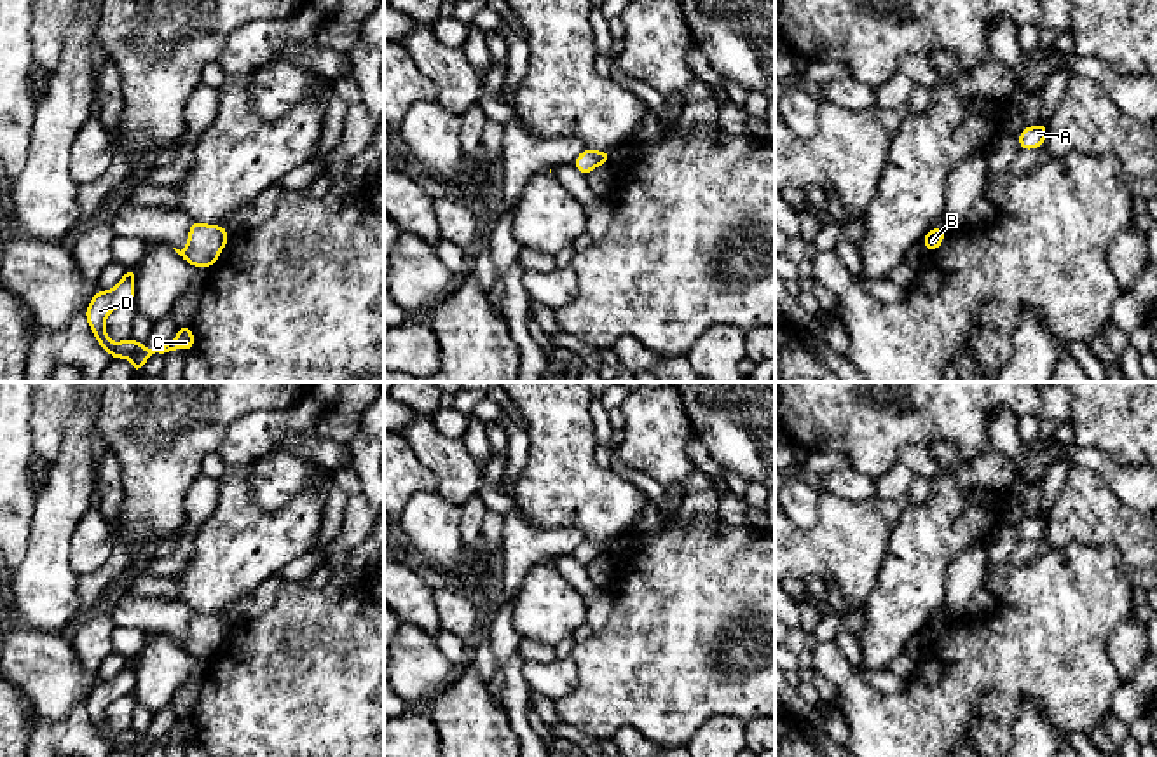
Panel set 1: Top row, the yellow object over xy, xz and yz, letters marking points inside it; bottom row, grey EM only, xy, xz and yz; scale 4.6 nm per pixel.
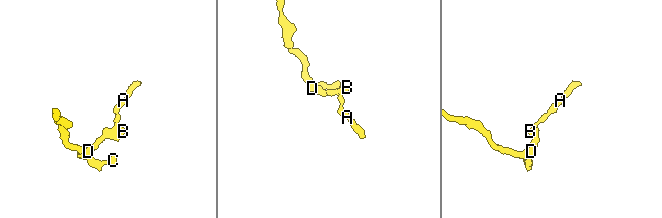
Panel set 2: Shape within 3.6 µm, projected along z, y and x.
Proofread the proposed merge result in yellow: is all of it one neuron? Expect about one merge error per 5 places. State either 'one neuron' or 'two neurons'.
one neuron

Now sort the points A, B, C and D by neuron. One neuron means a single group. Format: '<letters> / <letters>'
A B C D

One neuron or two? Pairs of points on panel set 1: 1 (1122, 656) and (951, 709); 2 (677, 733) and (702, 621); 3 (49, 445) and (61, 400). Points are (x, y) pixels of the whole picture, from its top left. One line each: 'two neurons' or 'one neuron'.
1: two neurons
2: one neuron
3: one neuron

